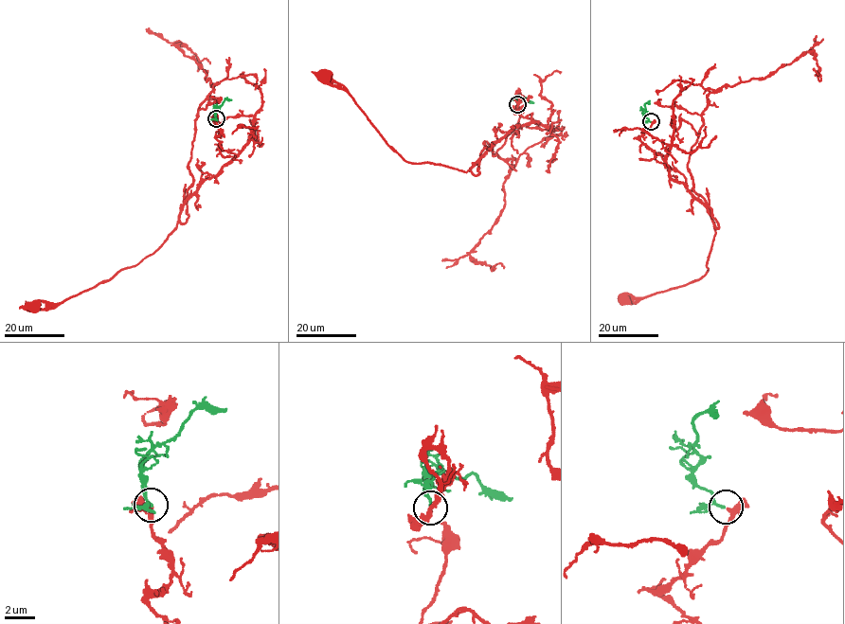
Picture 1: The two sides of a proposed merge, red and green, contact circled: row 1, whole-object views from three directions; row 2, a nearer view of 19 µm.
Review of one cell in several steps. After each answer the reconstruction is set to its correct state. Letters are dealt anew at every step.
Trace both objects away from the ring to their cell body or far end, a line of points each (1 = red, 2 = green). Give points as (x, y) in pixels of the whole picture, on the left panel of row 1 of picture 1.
1: (217, 118), (219, 148), (235, 157), (186, 200), (198, 108), (213, 86), (207, 71), (173, 44), (210, 63)
2: (217, 118), (215, 109), (225, 99), (231, 100)

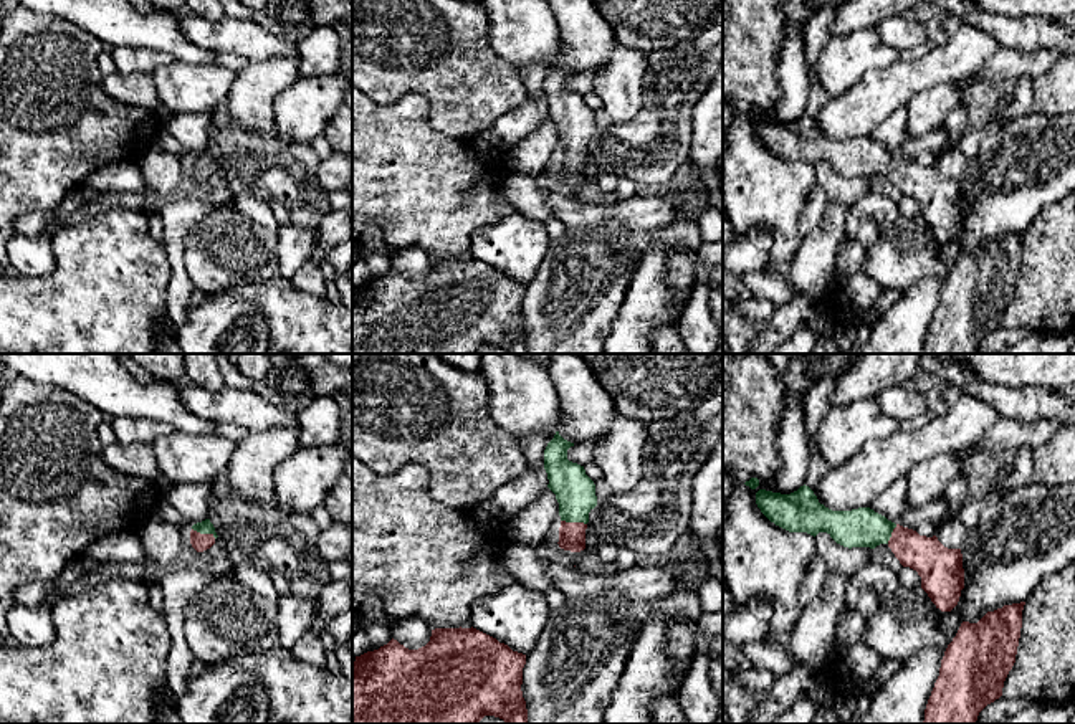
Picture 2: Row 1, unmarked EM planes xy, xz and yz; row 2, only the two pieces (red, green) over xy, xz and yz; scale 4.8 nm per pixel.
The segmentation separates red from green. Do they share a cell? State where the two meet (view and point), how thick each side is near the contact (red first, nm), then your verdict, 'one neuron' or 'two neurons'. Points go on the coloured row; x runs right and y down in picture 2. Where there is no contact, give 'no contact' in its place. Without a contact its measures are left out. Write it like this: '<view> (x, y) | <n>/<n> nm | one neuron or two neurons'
xz (574, 523) | 130/190 nm | one neuron

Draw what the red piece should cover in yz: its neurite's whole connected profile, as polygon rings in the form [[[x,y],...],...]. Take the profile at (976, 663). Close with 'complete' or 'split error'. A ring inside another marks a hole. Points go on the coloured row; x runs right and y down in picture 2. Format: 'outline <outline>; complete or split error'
outline [[[1004,605],[987,612],[977,623],[961,623],[941,660],[923,724],[974,724],[979,712],[1002,696],[1004,681],[1015,663],[1024,605]]]; complete

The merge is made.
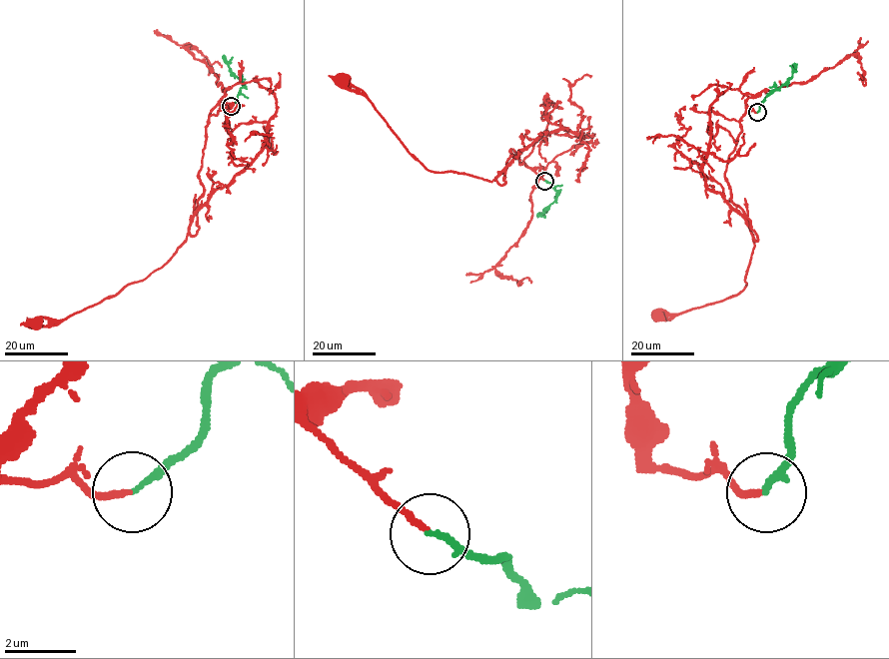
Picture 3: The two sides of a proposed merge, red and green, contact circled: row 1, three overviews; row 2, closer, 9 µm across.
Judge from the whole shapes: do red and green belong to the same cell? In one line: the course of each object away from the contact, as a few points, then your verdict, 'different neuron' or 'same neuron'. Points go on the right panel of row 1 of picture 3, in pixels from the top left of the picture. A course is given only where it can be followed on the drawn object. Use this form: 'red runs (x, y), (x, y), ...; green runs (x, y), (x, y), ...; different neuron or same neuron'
red runs (757, 113), (747, 110), (740, 120), (724, 174), (754, 244), (746, 286), (670, 320), (654, 317); green runs (757, 113), (766, 97), (792, 76), (794, 63); same neuron

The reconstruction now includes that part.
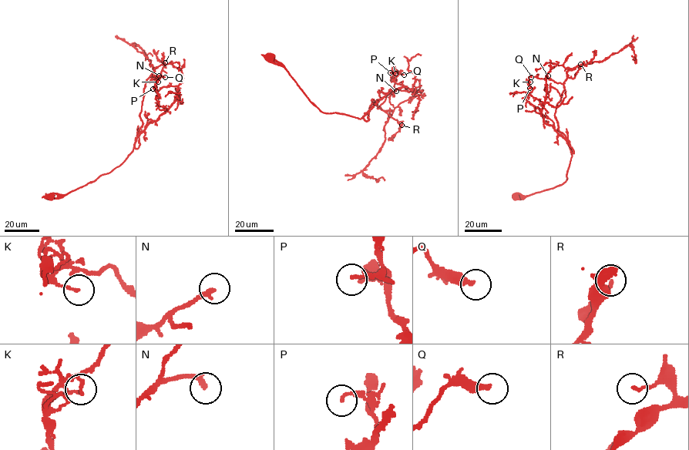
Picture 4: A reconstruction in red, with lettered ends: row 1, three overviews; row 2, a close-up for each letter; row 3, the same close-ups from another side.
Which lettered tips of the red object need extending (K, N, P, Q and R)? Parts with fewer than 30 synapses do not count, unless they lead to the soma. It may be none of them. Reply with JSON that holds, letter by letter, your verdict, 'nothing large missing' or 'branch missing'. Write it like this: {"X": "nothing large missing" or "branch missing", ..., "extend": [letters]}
{"K": "nothing large missing", "N": "branch missing", "P": "nothing large missing", "Q": "nothing large missing", "R": "nothing large missing", "extend": ["N"]}

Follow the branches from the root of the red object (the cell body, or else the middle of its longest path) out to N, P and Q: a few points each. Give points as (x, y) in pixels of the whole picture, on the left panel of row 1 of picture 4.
N: (142, 122), (139, 114), (145, 84), (159, 75)
P: (142, 122), (138, 135), (166, 110), (157, 105), (156, 99), (159, 94), (156, 88), (152, 88)
Q: (142, 122), (138, 135), (166, 110), (157, 105), (156, 99), (159, 94), (155, 83), (161, 76), (165, 77)

